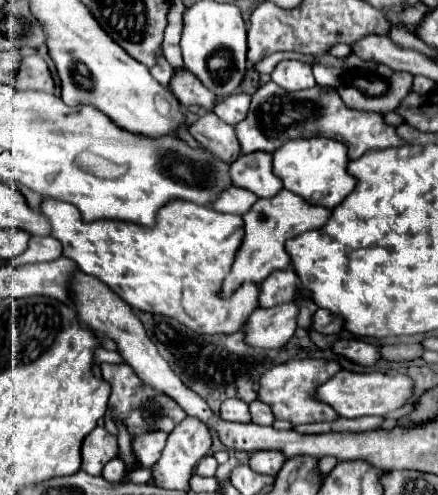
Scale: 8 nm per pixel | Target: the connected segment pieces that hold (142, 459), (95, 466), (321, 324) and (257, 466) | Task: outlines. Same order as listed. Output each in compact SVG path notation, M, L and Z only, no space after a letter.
M149 432L143 436L137 436L133 440L133 452L141 466L153 466L159 460L159 454L163 452L163 446L167 442L165 432Z
M95 428L81 446L81 468L87 474L99 476L103 466L119 454L117 438L111 436L105 428Z
M317 310L313 314L313 322L311 322L311 330L321 332L321 334L337 334L343 330L343 320L339 318L331 318L331 314L327 310Z
M259 450L251 456L249 460L249 466L253 472L259 472L259 474L269 474L269 476L275 476L281 466L285 462L285 456L275 452L275 450Z

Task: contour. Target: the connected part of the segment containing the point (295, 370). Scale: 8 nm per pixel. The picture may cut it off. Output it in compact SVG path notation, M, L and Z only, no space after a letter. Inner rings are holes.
M287 360L271 370L267 370L267 374L263 374L263 378L259 378L259 390L257 390L257 398L261 402L265 402L277 420L287 420L293 426L299 424L311 424L311 422L331 422L337 418L337 414L333 412L333 408L317 402L313 398L313 390L327 382L333 374L337 374L341 370L341 366L335 360Z

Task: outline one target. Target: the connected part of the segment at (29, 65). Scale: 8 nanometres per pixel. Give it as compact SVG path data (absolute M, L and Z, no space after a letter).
M27 56L23 58L21 70L15 76L13 82L19 90L41 90L41 92L55 92L55 80L51 76L51 70L47 62L41 56Z

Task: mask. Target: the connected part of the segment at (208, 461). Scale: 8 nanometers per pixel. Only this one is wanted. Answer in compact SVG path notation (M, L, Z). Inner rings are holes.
M209 454L209 456L199 460L199 464L195 468L195 474L199 474L199 476L215 476L215 470L217 470L217 460Z

